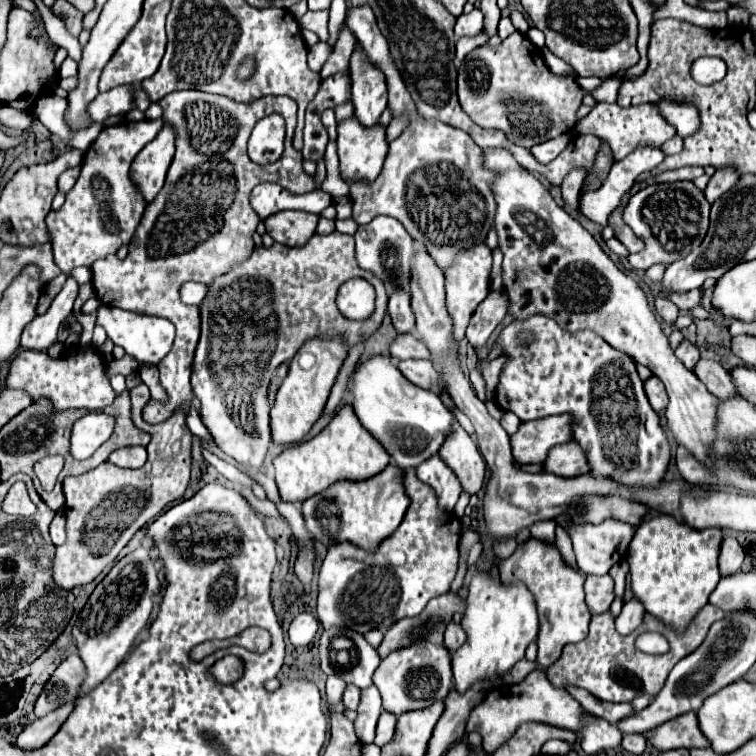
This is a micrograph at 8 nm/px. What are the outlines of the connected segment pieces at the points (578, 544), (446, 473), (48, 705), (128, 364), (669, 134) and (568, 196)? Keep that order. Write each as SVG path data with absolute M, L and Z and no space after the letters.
M606 519L600 525L572 525L568 535L574 543L578 569L586 575L606 575L614 563L624 559L634 527Z
M432 455L424 463L420 463L416 469L416 475L420 481L434 487L442 509L446 509L446 511L454 509L454 505L462 493L462 485L458 481L458 477L454 475L454 471L450 471L450 467L442 461L440 455Z
M70 655L66 661L62 661L36 699L34 715L42 717L58 709L62 703L74 699L74 695L78 695L82 675L86 675L86 669L82 667L82 659L78 655Z
M124 355L120 361L112 361L106 365L106 377L112 377L112 375L130 375L138 369L138 365L134 363L134 359L130 359L130 355Z
M596 103L596 107L576 125L574 133L578 135L596 135L600 139L604 139L612 153L614 153L614 159L620 161L624 159L626 155L630 155L638 145L654 145L654 147L660 147L664 141L672 139L676 135L676 127L670 125L662 113L660 113L660 107L658 105L638 105L638 107L630 107L630 109L624 109L620 107L618 103Z
M574 169L566 175L564 183L562 183L562 197L564 201L572 207L572 209L578 209L578 197L580 197L580 187L582 187L582 177L584 177L584 171L582 169Z

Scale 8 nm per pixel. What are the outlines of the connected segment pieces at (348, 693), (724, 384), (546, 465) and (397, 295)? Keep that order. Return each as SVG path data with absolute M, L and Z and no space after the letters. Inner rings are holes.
M346 687L344 691L344 697L342 697L342 703L346 709L356 709L358 703L360 703L360 689L358 687Z
M700 359L694 367L694 373L698 375L698 379L706 385L706 389L716 395L718 399L728 399L728 397L738 397L740 393L736 391L736 387L732 385L730 373L718 363L718 361L710 361L710 359Z
M570 441L558 447L552 447L552 451L546 455L542 463L542 471L558 477L578 477L588 473L590 465L584 451L578 447L578 443Z
M396 287L392 289L390 293L390 301L388 301L388 313L392 317L392 323L396 327L398 333L406 333L406 331L412 331L414 329L414 313L412 313L412 307L410 307L410 293Z

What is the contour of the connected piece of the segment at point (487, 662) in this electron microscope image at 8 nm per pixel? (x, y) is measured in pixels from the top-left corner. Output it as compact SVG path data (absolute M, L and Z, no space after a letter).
M478 571L470 581L460 625L466 631L466 643L452 655L456 689L464 693L472 683L482 679L490 679L498 685L500 675L510 671L512 665L524 657L528 643L538 635L536 601L522 581L504 585L502 581L494 581L490 571Z

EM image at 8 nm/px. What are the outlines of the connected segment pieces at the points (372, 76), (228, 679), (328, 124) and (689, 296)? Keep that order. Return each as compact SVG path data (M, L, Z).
M362 47L354 51L350 59L350 71L352 71L354 117L364 127L372 127L378 123L388 103L386 81L382 79L382 73L366 59Z
M226 655L212 667L212 675L220 683L232 683L242 675L242 661L234 655Z
M328 109L328 111L322 113L322 123L324 123L326 131L328 131L330 141L334 141L336 139L336 119L334 119L334 111L332 109Z
M694 289L684 294L672 293L674 297L670 299L678 306L682 311L690 310L695 306L699 306L701 303L701 294L698 289Z

